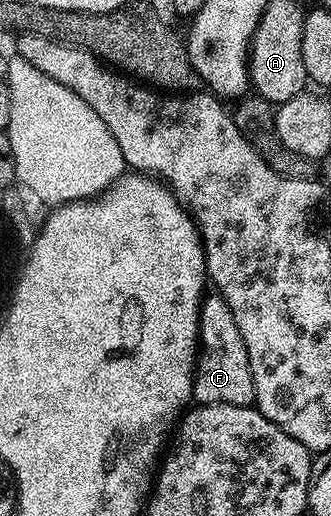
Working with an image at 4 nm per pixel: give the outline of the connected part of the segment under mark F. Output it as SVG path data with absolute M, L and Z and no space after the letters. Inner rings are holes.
M218 295L204 296L203 303L199 307L199 347L195 359L195 382L191 391L194 400L200 405L251 405L255 400L253 375L249 367L245 339L241 339L237 319L233 319L229 303L225 303L225 299Z

